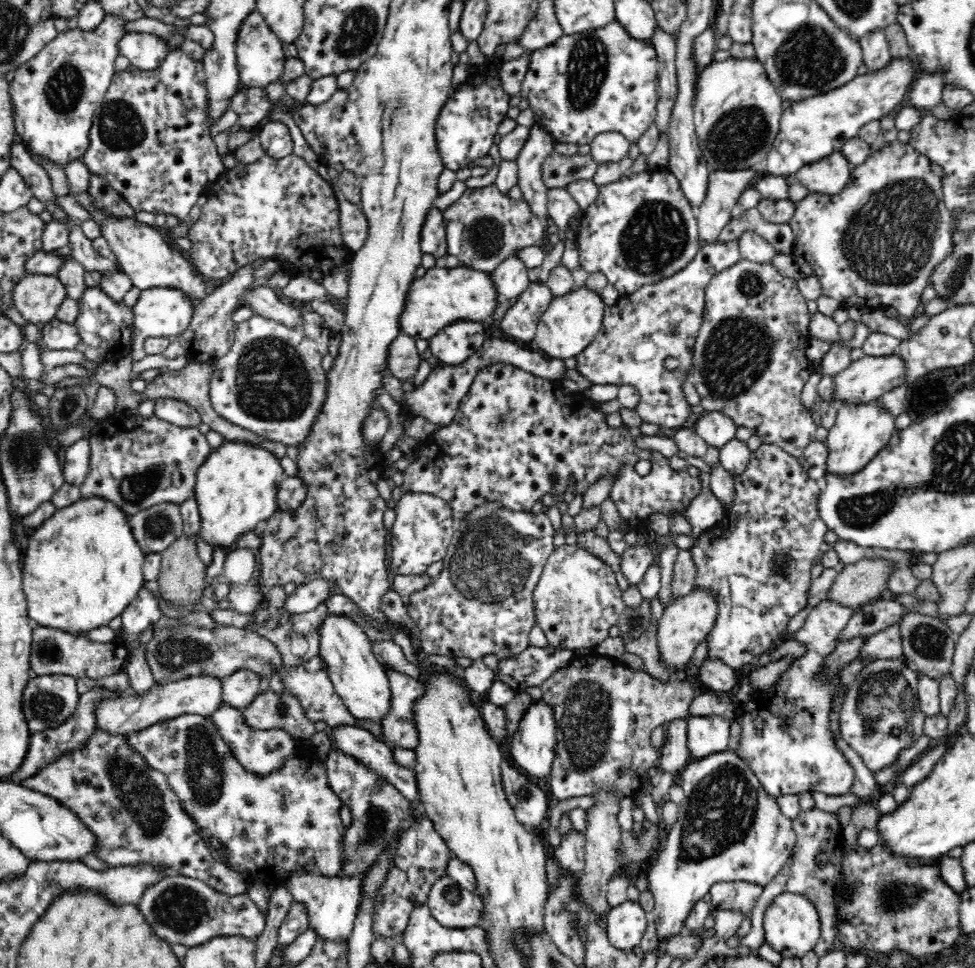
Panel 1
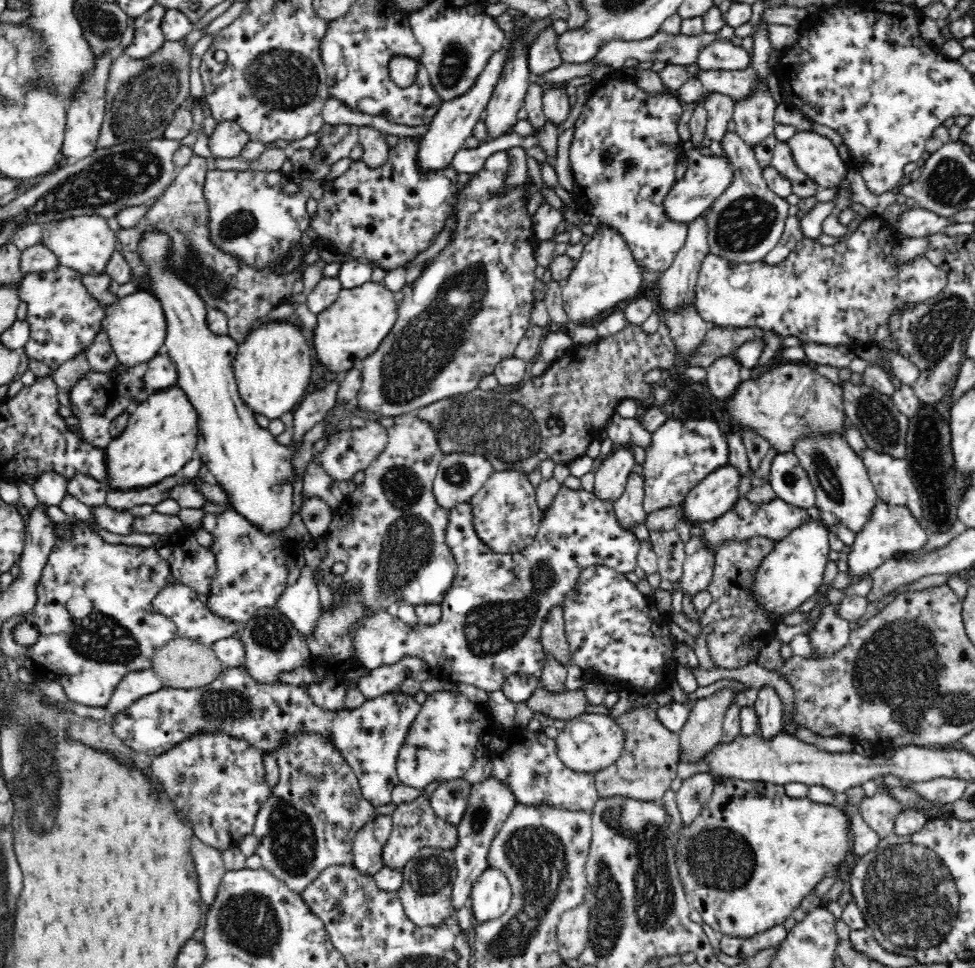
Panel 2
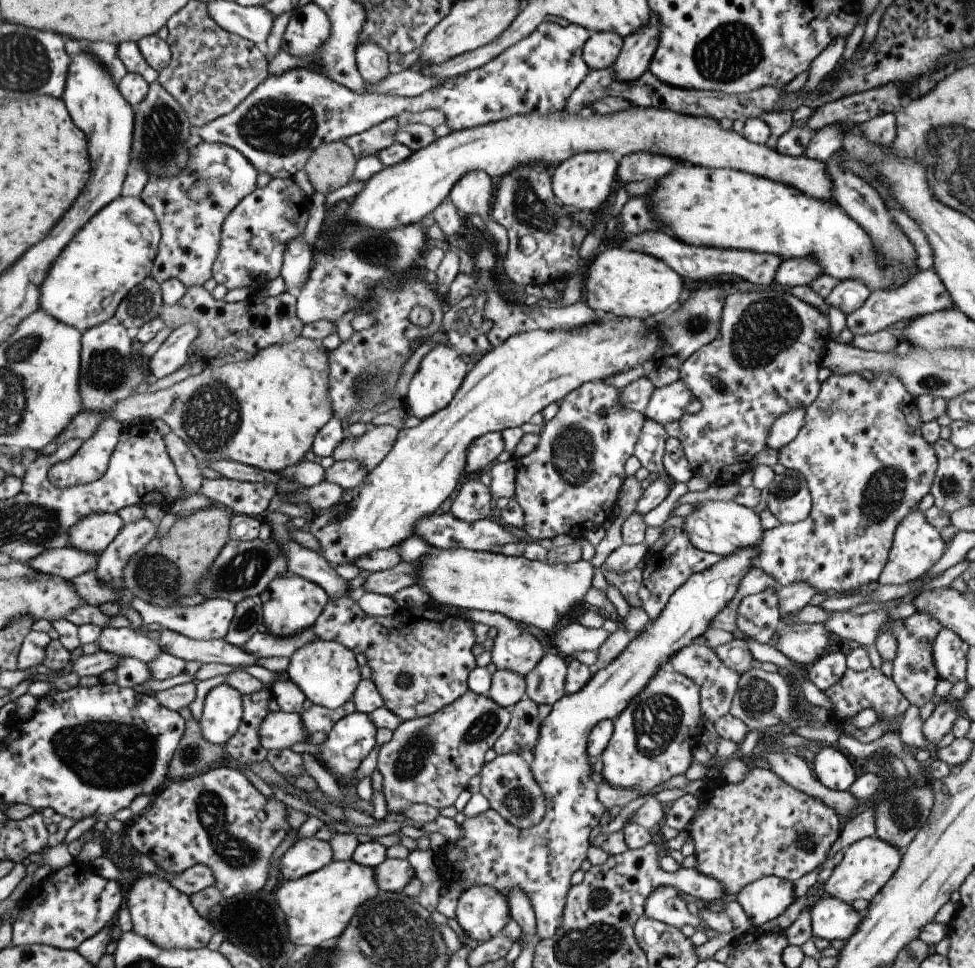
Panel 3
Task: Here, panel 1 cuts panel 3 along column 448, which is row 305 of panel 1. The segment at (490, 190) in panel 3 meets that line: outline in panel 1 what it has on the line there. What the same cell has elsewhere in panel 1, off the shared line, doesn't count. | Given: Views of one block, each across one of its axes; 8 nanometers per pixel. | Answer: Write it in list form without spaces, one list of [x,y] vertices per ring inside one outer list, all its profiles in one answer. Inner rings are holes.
[[[90,192],[77,194],[76,200],[88,210],[92,210],[93,219],[101,226],[101,235],[108,241],[114,258],[117,259],[123,271],[131,279],[134,287],[139,288],[141,291],[156,287],[178,289],[190,299],[194,309],[204,297],[208,296],[206,293],[206,280],[188,262],[187,255],[170,249],[164,237],[160,235],[158,228],[148,224],[139,224],[133,216],[123,219],[112,217],[109,221],[106,221],[102,211],[94,207]]]

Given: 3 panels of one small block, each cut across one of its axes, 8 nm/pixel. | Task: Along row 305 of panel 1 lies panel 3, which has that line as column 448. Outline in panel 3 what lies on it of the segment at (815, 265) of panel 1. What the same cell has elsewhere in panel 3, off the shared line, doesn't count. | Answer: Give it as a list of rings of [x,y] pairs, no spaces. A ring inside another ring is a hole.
[[[759,546],[741,548],[721,557],[709,568],[691,574],[668,598],[659,616],[650,622],[650,628],[633,635],[621,654],[609,664],[600,666],[581,690],[563,695],[552,704],[549,714],[541,719],[539,738],[533,747],[531,764],[528,764],[531,776],[545,798],[543,818],[527,830],[513,828],[491,808],[465,819],[459,825],[461,840],[453,844],[447,842],[445,847],[434,852],[442,884],[447,890],[443,896],[438,896],[436,911],[439,914],[455,918],[459,894],[475,884],[491,886],[505,895],[511,888],[519,888],[529,896],[537,939],[552,937],[561,924],[569,880],[586,858],[591,829],[599,824],[602,814],[608,812],[597,800],[597,786],[589,778],[592,768],[592,760],[586,751],[589,732],[601,719],[614,719],[643,690],[649,678],[669,662],[669,656],[695,643],[704,634],[709,622],[735,596],[741,578],[753,567],[757,554]],[[453,845],[465,854],[463,862],[450,862],[445,858],[448,848]]]

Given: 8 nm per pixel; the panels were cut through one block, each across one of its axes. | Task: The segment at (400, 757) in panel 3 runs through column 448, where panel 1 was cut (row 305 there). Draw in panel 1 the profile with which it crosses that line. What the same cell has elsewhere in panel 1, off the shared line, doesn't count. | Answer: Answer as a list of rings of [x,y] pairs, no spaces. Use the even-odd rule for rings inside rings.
[[[740,260],[715,274],[705,290],[704,314],[694,340],[692,370],[689,372],[689,379],[700,397],[700,406],[705,411],[723,412],[737,427],[746,426],[763,442],[775,444],[796,458],[802,456],[805,448],[815,441],[817,426],[800,394],[808,376],[818,366],[806,359],[805,352],[811,339],[811,314],[797,283],[782,276],[771,263]]]

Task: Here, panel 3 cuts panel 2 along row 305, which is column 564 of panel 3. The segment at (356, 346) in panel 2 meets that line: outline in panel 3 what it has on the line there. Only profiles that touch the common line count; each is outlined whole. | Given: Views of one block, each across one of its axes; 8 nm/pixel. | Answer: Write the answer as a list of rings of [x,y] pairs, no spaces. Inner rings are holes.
[[[600,313],[599,322],[591,322],[573,330],[537,329],[522,332],[507,338],[501,346],[486,351],[466,372],[445,408],[421,419],[417,426],[399,429],[391,450],[365,475],[359,486],[347,492],[331,508],[310,515],[304,529],[321,546],[318,554],[332,566],[351,565],[355,558],[373,550],[398,546],[401,540],[413,535],[413,526],[421,518],[433,514],[443,504],[443,500],[459,487],[464,474],[465,452],[475,438],[488,432],[521,426],[535,412],[540,412],[551,402],[558,403],[583,383],[603,381],[623,370],[653,361],[653,354],[657,354],[657,348],[661,346],[661,338],[651,321]]]

